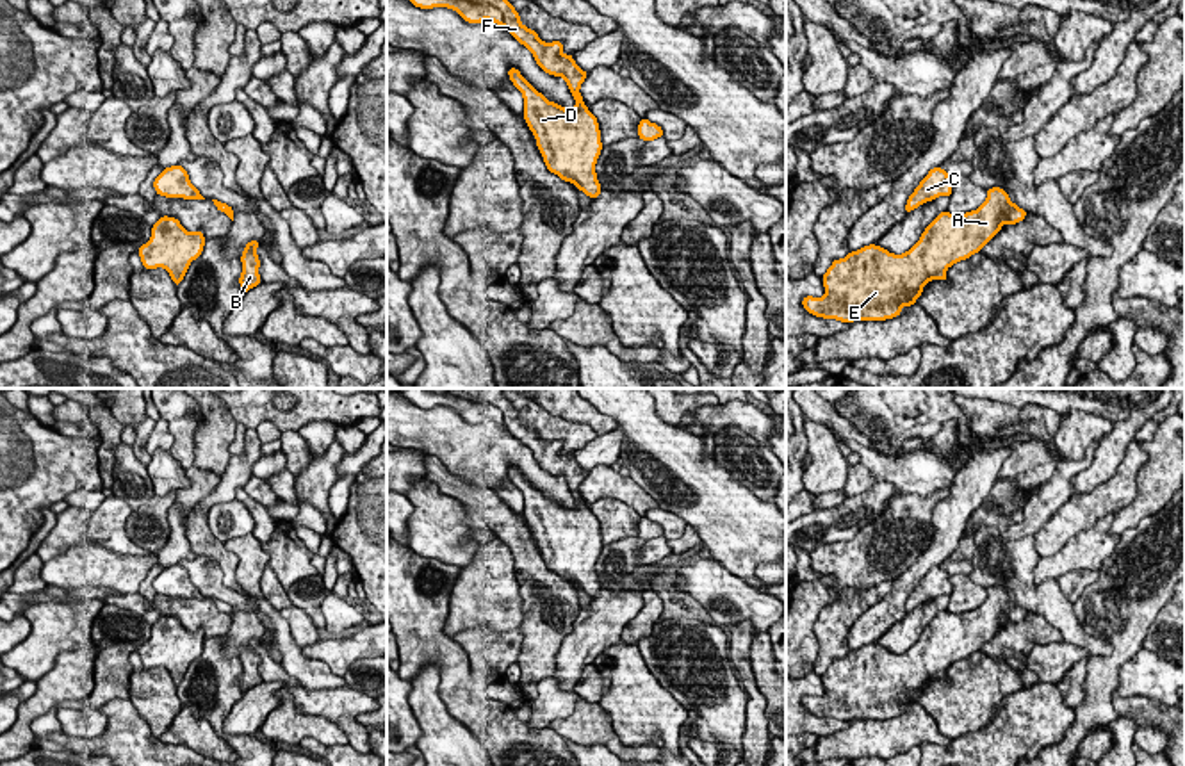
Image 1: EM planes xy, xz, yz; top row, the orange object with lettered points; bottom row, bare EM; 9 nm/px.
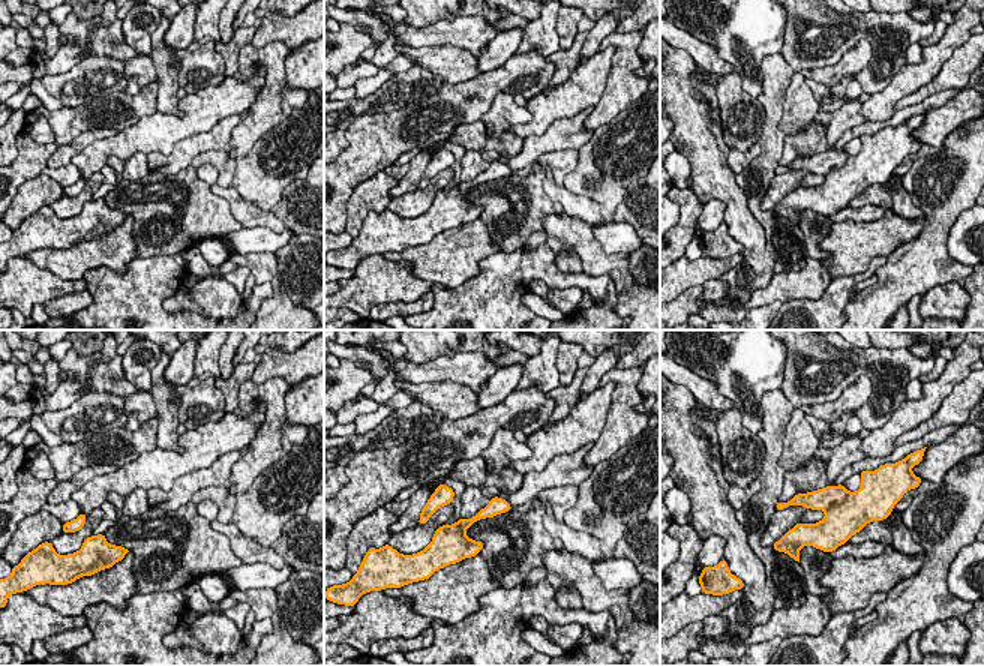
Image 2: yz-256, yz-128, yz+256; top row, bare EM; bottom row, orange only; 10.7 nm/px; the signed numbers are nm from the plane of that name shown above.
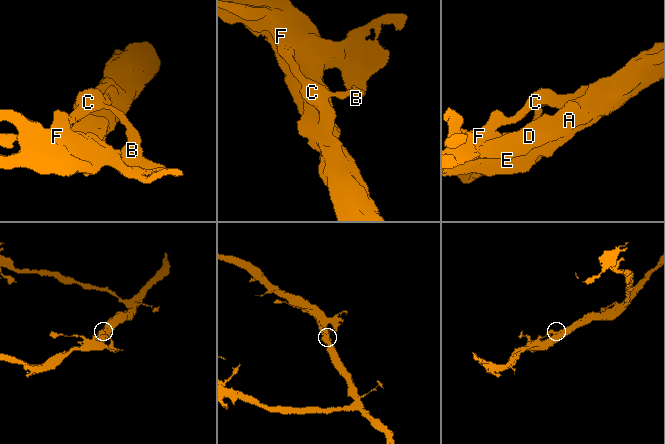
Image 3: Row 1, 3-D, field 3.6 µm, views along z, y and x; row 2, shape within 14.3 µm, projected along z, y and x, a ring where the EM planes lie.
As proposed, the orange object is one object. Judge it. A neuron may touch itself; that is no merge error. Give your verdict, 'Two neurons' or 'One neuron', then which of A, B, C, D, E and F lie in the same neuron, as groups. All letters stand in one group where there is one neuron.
One neuron. Groups: A B C D E F

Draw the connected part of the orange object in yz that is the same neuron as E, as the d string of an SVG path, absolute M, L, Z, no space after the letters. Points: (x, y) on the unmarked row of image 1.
M991 586L977 609L939 611L903 654L870 643L836 657L821 675L825 695L805 695L802 705L839 721L898 716L903 705L916 704L930 679L948 680L948 666L982 650L1005 622L1021 622L1026 613L1005 588Z

